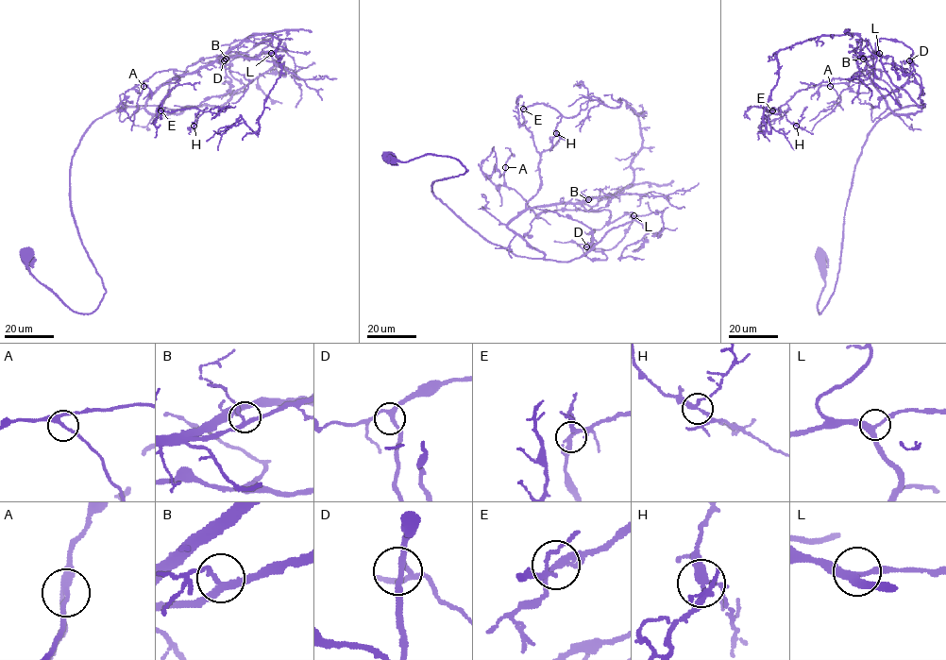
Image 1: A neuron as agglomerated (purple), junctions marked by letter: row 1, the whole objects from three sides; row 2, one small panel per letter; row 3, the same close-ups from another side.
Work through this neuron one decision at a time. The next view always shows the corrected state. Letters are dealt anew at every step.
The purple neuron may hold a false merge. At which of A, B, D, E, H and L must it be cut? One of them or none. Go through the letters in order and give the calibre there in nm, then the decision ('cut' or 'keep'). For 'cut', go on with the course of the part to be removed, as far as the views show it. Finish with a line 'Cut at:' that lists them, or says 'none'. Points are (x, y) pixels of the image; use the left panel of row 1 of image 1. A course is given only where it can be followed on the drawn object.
A: calibre 240 nm; keep
B: calibre 220 nm; keep
D: calibre 200 nm; keep
E: calibre 240 nm; keep
H: calibre 240 nm; keep
L: calibre 240 nm; keep
Cut at: none

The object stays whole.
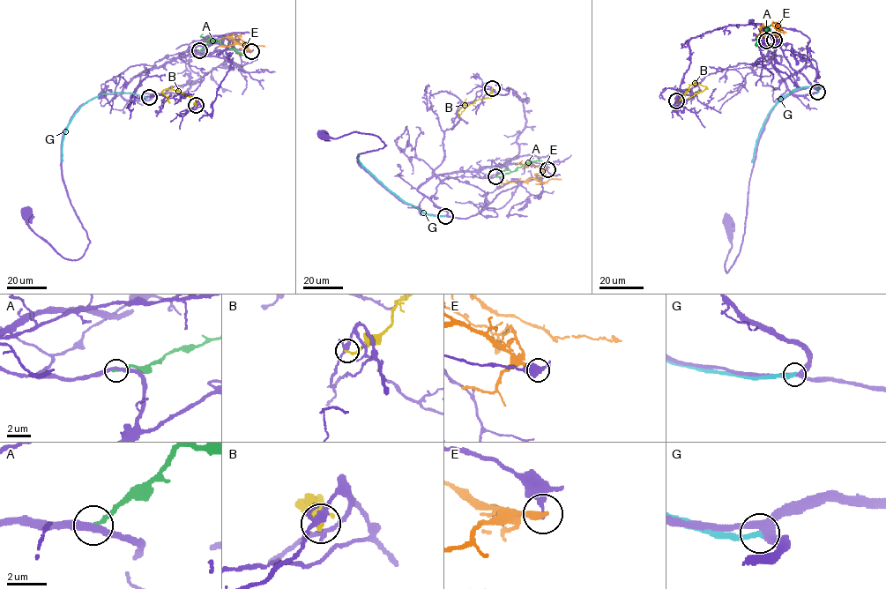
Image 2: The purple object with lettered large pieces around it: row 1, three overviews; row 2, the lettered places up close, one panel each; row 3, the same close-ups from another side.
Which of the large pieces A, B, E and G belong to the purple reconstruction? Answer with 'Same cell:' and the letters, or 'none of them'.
Same cell: none of them

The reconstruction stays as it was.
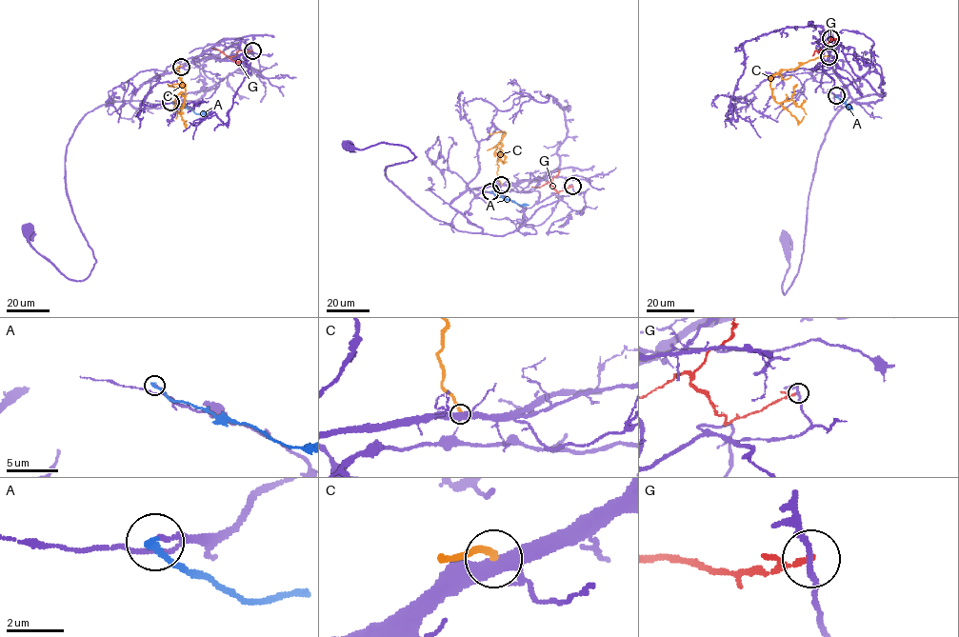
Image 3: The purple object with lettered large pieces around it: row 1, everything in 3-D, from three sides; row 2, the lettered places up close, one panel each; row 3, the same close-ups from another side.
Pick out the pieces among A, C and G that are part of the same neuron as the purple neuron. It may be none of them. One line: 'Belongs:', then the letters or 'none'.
Belongs: none

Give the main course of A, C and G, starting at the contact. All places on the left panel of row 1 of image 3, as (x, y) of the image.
A: (170, 101), (196, 113), (209, 112)
C: (181, 66), (177, 66), (177, 72), (185, 95), (182, 108), (175, 105), (177, 111), (180, 110), (175, 118)
G: (252, 50), (239, 50), (235, 55), (228, 56), (211, 48)

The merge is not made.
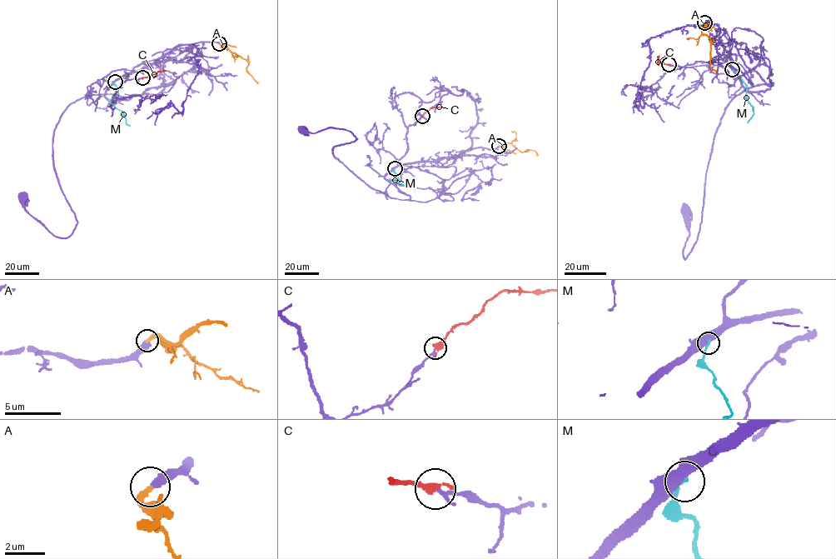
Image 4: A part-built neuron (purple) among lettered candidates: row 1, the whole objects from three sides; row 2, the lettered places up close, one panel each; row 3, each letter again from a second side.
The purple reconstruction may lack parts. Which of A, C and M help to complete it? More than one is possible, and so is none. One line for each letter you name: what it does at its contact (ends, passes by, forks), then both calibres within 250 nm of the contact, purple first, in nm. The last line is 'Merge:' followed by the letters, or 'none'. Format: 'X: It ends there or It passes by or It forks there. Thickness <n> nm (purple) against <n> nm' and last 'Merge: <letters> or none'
A: It ends there. Thickness 550 nm (purple) against 300 nm
Merge: A

